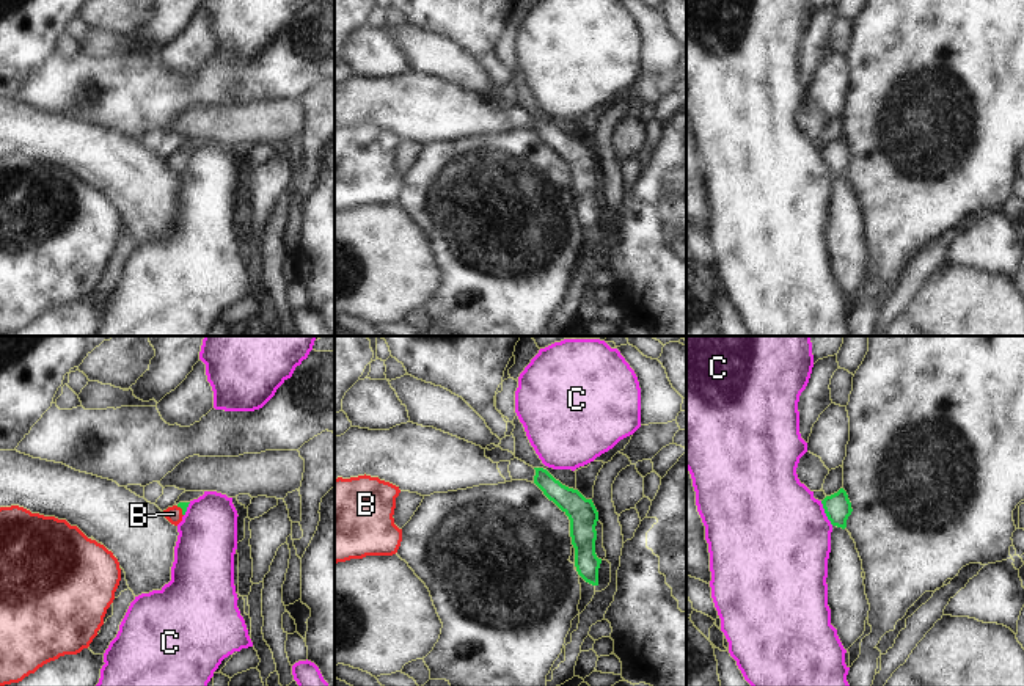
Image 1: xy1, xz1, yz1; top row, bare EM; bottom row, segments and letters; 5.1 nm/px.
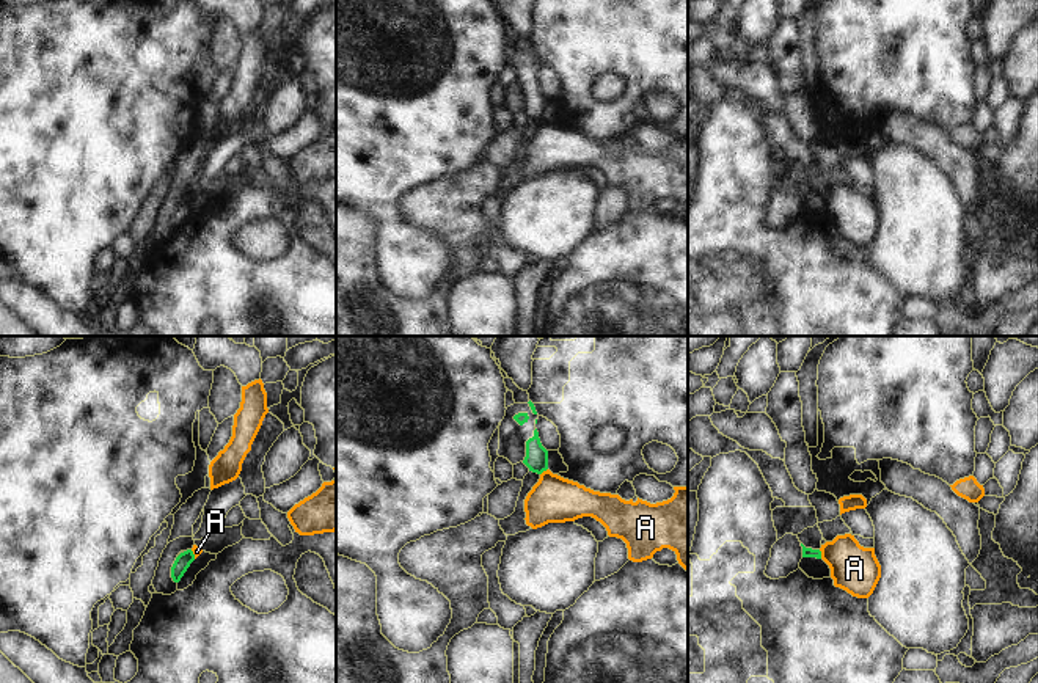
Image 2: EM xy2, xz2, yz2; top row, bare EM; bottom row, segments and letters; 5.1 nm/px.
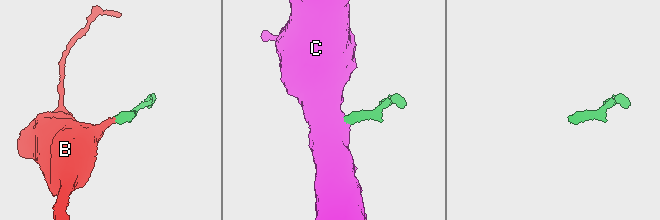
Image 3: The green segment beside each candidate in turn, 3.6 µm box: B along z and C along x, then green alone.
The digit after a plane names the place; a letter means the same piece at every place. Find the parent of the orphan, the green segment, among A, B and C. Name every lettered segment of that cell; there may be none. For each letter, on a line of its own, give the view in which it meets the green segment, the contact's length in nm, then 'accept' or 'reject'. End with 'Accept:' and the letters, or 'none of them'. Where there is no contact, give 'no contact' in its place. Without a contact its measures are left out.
A: yz2 | 50 nm | reject
B: xy1 | 70 nm | accept
C: yz1 | 140 nm | reject
Accept: B

